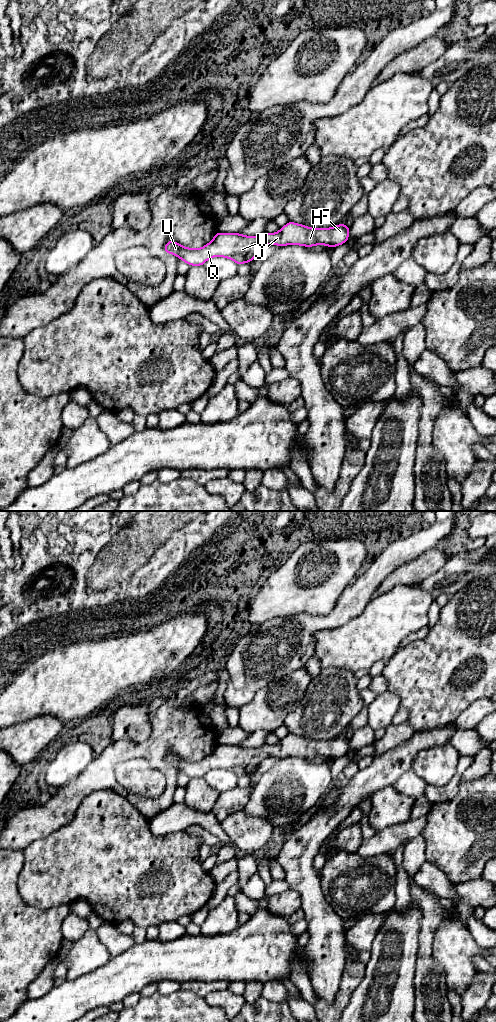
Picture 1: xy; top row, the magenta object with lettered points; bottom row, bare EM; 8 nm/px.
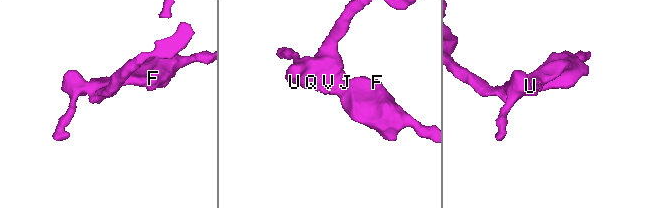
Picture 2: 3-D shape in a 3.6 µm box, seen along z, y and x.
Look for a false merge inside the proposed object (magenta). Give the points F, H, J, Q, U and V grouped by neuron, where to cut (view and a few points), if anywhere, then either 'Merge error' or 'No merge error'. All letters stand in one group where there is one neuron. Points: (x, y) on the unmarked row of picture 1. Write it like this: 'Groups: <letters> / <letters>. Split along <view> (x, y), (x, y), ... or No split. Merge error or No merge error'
Groups: F H J Q U V. No split. No merge error

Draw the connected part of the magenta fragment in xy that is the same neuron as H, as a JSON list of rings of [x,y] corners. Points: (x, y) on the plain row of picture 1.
[[[289,733],[278,744],[265,744],[260,748],[216,744],[208,756],[198,761],[169,752],[165,756],[164,764],[176,767],[190,778],[203,778],[213,769],[228,770],[241,777],[250,775],[267,756],[304,759],[325,757],[334,760],[348,753],[349,743],[347,736],[337,736],[331,740],[311,740]]]

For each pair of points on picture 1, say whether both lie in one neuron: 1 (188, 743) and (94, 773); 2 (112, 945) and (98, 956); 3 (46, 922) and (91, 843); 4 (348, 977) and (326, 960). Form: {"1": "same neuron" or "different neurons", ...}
{"1": "same neuron", "2": "different neurons", "3": "different neurons", "4": "different neurons"}

